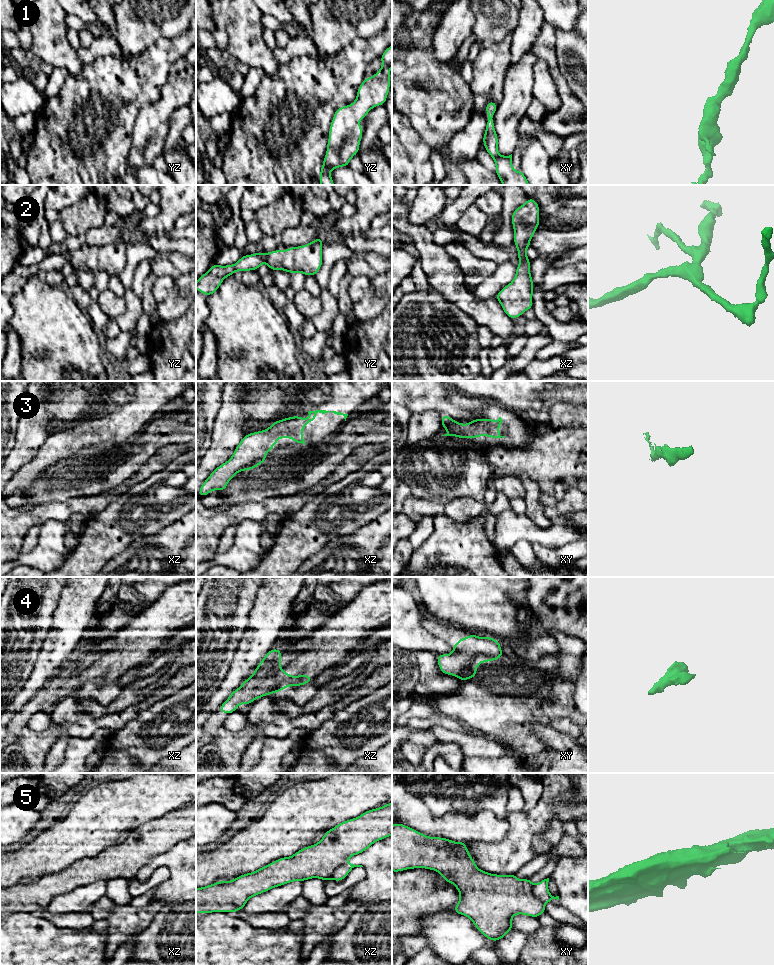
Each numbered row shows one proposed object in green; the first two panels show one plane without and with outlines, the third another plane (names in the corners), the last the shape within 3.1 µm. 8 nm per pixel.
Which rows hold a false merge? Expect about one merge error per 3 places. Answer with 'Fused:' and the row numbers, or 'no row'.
Fused: 5

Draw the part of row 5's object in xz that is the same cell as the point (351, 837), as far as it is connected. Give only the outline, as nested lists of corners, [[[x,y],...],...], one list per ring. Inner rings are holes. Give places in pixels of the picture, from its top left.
[[[392,802],[377,809],[370,809],[359,817],[346,820],[327,830],[315,845],[300,849],[291,857],[282,857],[251,873],[245,873],[231,881],[218,881],[202,888],[196,888],[196,914],[213,912],[235,913],[244,908],[247,901],[260,893],[288,884],[319,878],[330,881],[336,869],[349,857],[366,851],[376,841],[392,835]]]

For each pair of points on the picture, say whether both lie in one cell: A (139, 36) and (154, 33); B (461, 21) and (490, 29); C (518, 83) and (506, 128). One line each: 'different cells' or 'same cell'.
A: same cell
B: different cells
C: same cell

